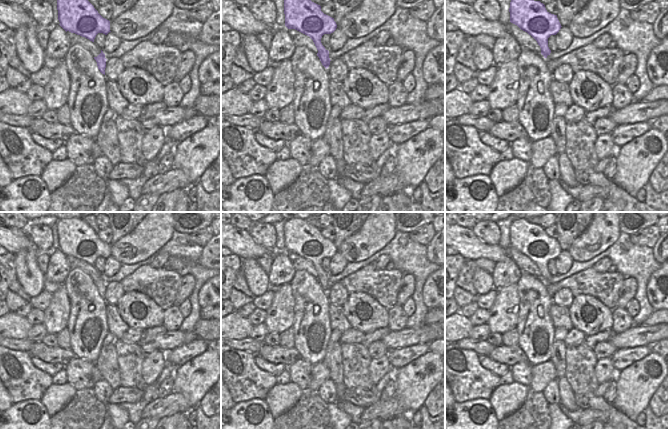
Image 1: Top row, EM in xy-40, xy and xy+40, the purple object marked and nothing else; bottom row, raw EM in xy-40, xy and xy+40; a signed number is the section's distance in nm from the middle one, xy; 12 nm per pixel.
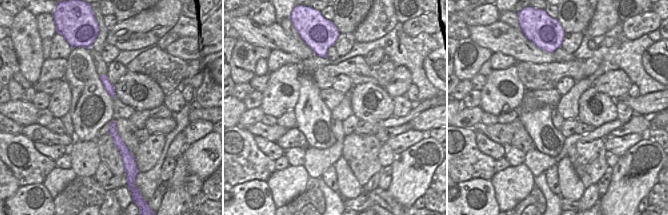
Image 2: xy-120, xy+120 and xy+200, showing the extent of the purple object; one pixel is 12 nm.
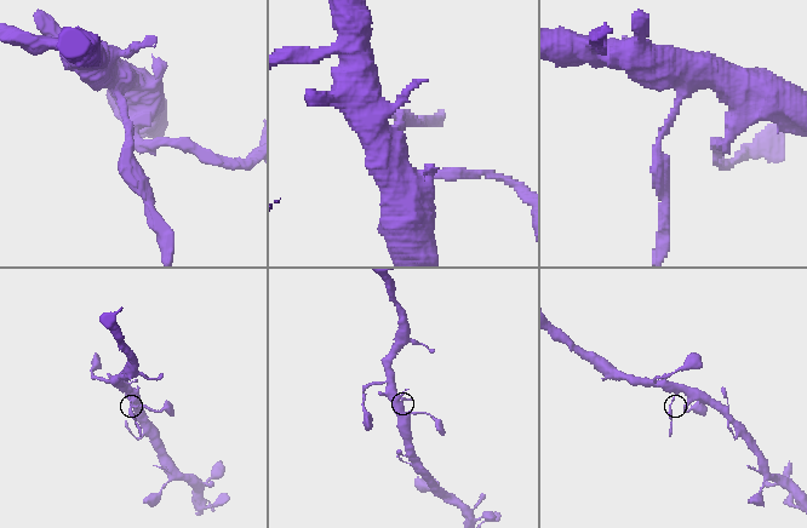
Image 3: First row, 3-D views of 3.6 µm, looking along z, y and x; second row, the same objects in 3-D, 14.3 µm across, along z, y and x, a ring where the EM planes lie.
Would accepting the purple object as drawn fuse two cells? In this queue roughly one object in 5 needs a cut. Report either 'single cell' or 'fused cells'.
fused cells

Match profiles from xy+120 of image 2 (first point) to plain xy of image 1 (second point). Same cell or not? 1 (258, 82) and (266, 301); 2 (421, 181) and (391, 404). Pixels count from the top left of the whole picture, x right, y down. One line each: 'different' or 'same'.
1: same
2: different

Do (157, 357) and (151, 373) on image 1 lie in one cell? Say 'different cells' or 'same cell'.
same cell

